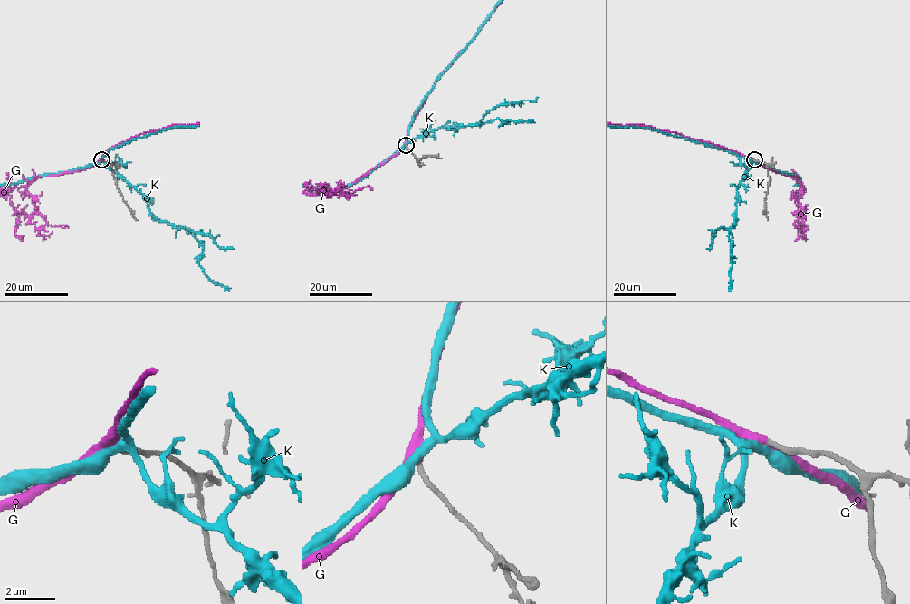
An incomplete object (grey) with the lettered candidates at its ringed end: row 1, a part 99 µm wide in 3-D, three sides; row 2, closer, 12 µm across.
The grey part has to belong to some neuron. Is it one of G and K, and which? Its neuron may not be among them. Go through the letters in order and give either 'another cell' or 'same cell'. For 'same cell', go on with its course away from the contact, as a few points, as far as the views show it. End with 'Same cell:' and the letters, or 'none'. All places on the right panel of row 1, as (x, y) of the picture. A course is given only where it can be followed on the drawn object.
G: same cell
K: another cell
Same cell: G

